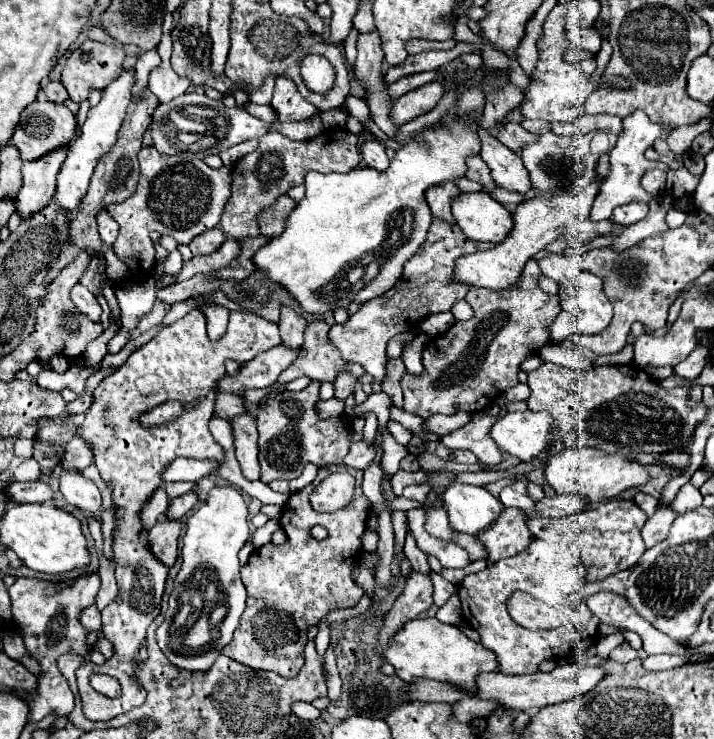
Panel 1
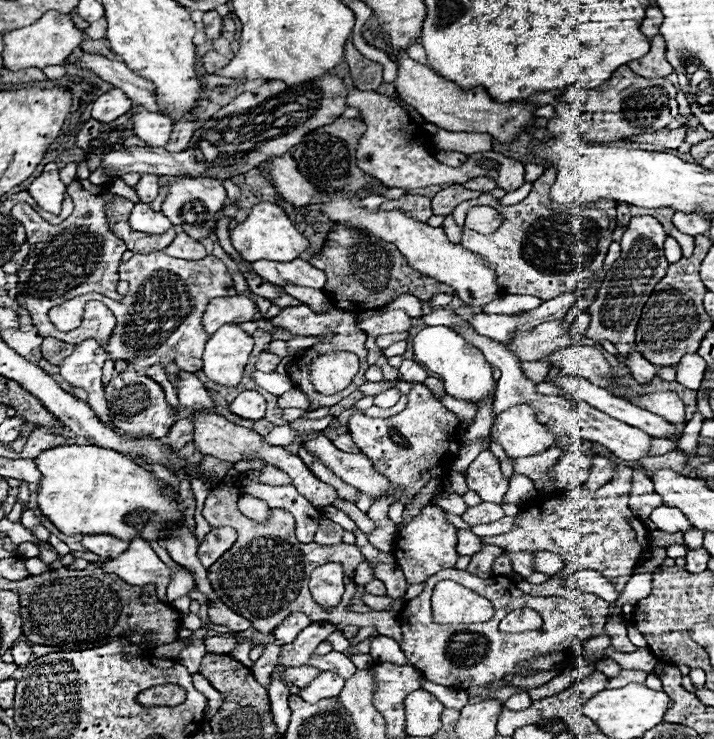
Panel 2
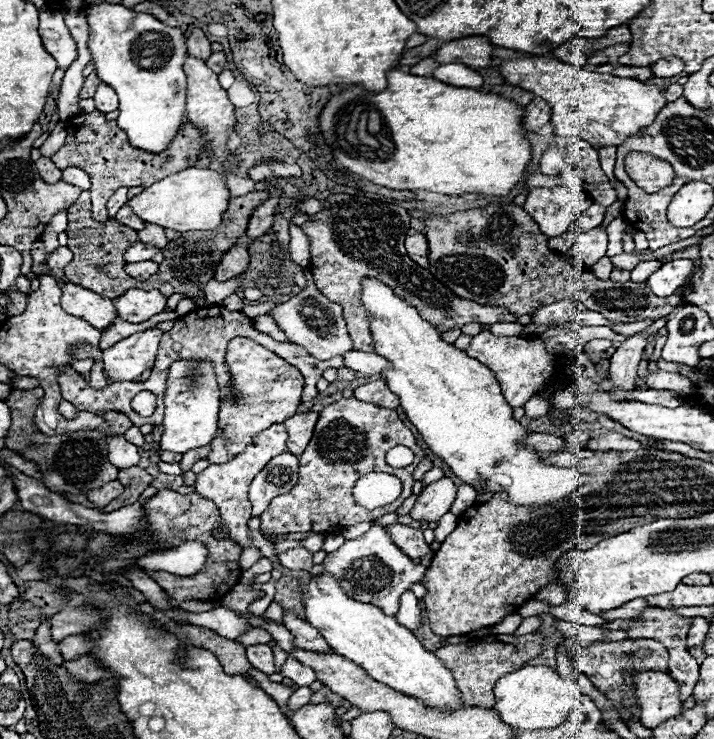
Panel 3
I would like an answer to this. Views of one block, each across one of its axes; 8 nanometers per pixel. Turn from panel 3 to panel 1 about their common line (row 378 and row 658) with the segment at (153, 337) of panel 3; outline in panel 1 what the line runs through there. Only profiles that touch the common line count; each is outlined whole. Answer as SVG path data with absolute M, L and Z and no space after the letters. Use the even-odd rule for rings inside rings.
M194 308L184 318L164 326L148 344L132 352L128 360L114 374L106 376L94 390L94 402L78 430L86 444L94 448L94 466L98 468L102 480L110 486L112 506L116 508L116 514L120 514L112 534L116 562L114 572L120 592L118 598L102 610L102 634L114 644L116 654L100 666L84 664L76 672L84 714L90 720L110 720L146 700L146 692L140 690L138 682L134 680L134 664L138 658L138 648L144 644L146 628L160 614L160 598L168 568L150 552L146 542L146 530L140 520L144 504L152 498L152 490L162 484L162 472L174 458L186 456L198 460L224 460L222 448L214 442L208 430L208 420L214 414L218 380L226 376L224 362L232 358L244 364L266 348L278 346L280 342L282 338L276 324L242 310L230 312L226 334L212 342L206 334L206 318L202 310ZM174 400L190 410L184 410L176 420L166 424L142 428L142 414ZM92 674L108 674L116 678L122 686L122 694L118 698L106 698L104 694L96 692L88 680Z

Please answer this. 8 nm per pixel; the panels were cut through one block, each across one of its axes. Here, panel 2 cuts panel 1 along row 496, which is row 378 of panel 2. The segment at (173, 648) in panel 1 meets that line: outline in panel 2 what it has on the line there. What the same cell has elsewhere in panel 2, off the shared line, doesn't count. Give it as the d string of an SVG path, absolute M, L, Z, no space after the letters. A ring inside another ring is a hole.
M238 324L222 326L206 342L202 372L206 374L206 378L220 386L238 386L244 378L244 368L248 364L252 346L252 336L242 332Z

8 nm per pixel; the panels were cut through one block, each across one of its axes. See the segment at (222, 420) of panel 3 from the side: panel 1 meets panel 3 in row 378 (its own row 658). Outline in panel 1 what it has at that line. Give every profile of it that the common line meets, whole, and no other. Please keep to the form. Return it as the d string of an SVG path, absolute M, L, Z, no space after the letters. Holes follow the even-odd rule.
M322 466L312 484L294 492L282 508L280 526L288 540L282 546L266 544L252 552L246 566L242 566L242 582L248 590L246 610L242 614L238 632L222 654L246 664L254 670L272 670L280 676L296 676L304 664L304 646L308 642L308 628L334 608L352 608L362 598L362 588L352 580L352 568L358 560L360 536L366 530L368 498L362 492L362 472L338 466ZM334 472L350 472L356 480L352 502L336 512L316 512L308 496L326 476ZM312 526L324 526L328 536L316 540L310 534Z

